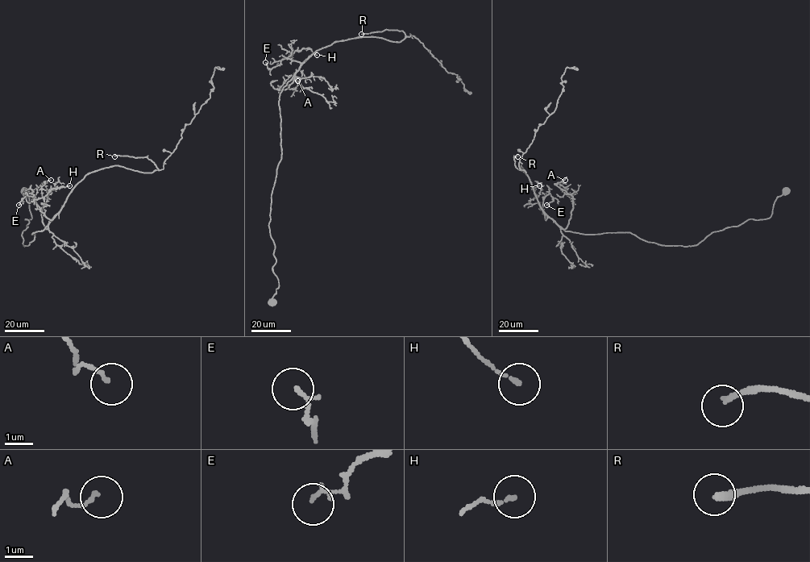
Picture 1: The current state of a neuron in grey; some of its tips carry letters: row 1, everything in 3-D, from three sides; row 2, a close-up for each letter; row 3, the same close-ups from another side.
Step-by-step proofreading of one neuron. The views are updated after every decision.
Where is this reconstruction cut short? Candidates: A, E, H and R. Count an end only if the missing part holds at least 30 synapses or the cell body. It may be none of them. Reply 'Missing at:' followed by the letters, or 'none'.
Missing at: R

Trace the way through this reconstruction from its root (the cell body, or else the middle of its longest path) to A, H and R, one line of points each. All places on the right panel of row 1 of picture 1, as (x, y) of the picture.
A: (785, 192), (769, 218), (695, 245), (664, 245), (626, 232), (565, 231), (574, 204), (565, 180)
H: (785, 192), (769, 218), (749, 219), (683, 246), (626, 232), (566, 231), (545, 219), (532, 186), (539, 185)
R: (785, 192), (769, 218), (695, 245), (664, 245), (626, 232), (565, 231), (543, 210), (517, 156)

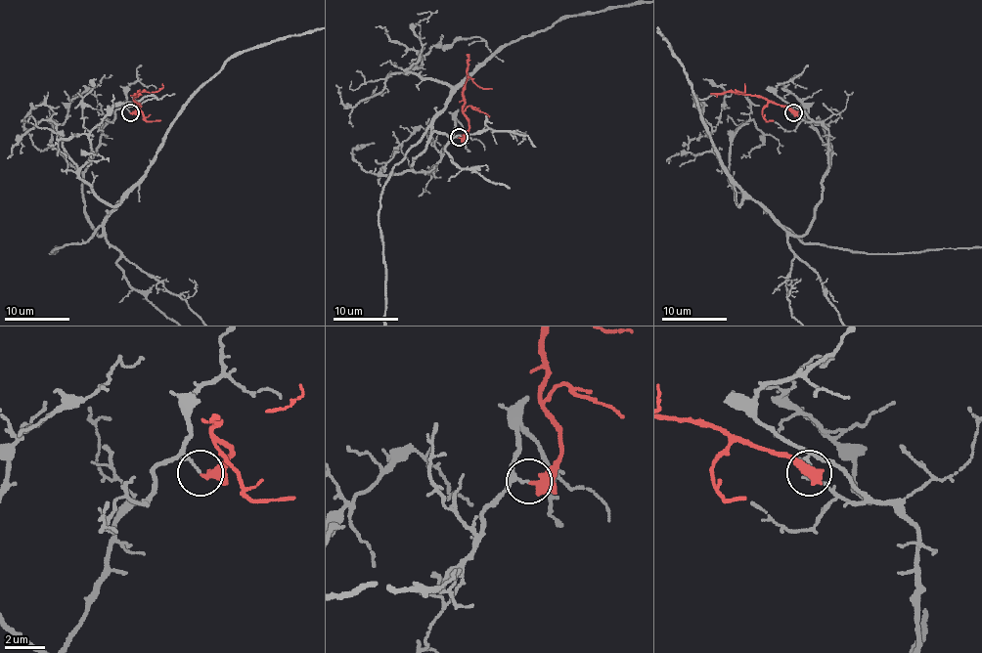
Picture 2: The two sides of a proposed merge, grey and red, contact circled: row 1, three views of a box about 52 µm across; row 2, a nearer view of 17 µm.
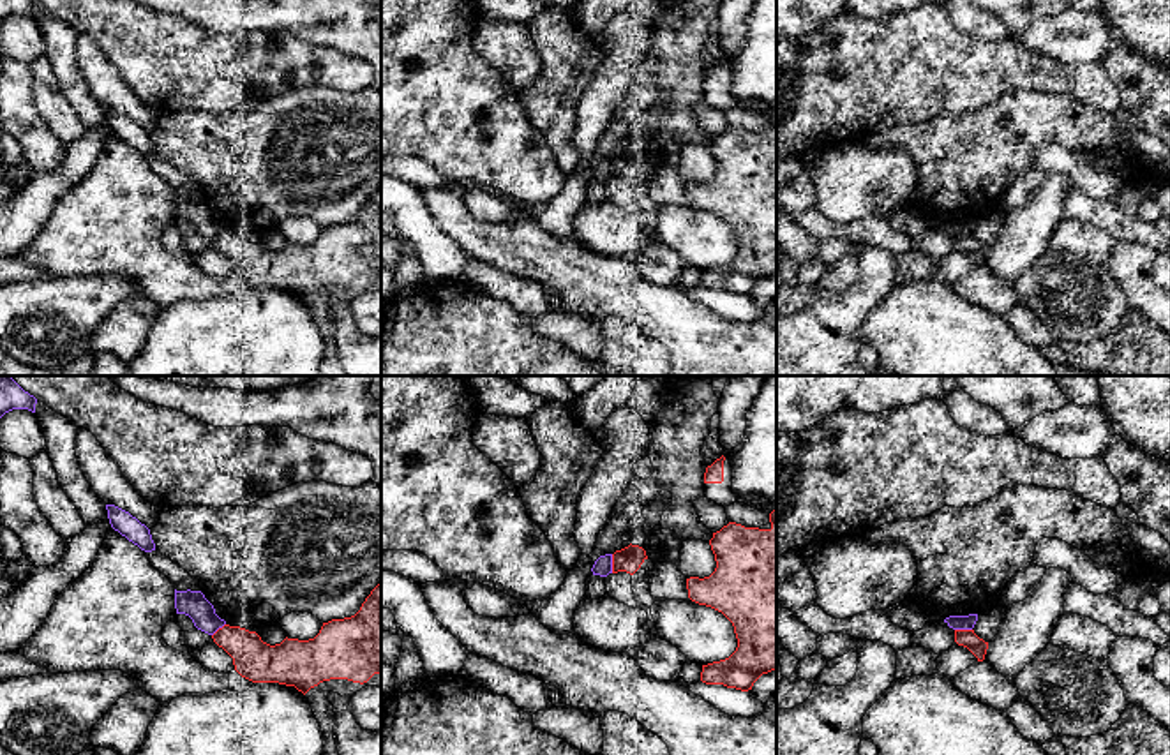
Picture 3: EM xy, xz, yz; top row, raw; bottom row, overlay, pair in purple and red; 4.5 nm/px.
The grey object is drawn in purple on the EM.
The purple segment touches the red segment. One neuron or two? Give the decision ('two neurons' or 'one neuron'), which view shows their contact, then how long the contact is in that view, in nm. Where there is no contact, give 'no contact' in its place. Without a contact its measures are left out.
two neurons | xz | 90 nm

